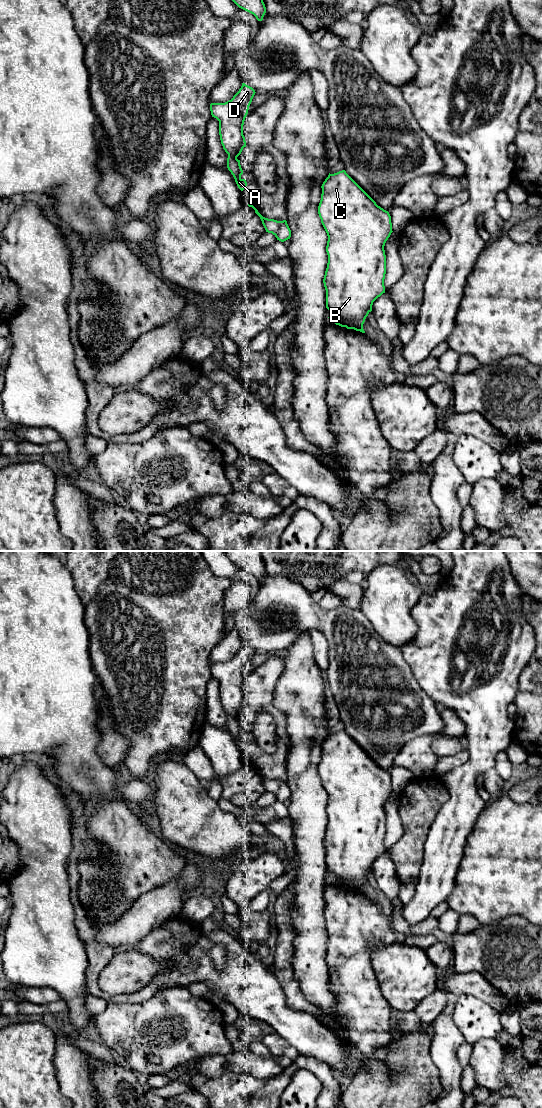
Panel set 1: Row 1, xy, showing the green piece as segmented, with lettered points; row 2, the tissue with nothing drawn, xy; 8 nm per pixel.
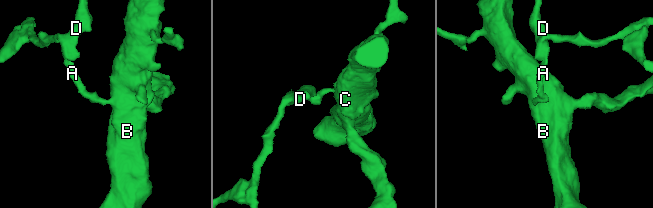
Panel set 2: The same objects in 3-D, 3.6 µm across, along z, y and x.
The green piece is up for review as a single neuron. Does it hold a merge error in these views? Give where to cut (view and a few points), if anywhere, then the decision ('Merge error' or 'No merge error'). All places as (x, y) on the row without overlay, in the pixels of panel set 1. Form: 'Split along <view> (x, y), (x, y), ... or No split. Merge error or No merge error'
Split along xy (228, 714), (236, 718). Merge error

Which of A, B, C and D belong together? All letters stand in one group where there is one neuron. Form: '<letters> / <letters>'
A B C / D

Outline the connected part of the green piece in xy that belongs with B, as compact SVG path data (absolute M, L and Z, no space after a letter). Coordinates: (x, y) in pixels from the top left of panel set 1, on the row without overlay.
M346 733L328 735L323 742L318 774L327 793L328 823L323 843L329 879L336 885L365 893L363 884L373 862L385 853L384 806L392 791L391 776Z

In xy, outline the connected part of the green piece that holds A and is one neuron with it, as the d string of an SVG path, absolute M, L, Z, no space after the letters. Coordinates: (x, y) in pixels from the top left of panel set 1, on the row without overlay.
M228 715L227 728L233 735L238 748L241 751L243 751L247 746L247 742L245 739L241 738L241 735L243 734L243 730L240 725L240 720L238 720L236 717L232 715Z

